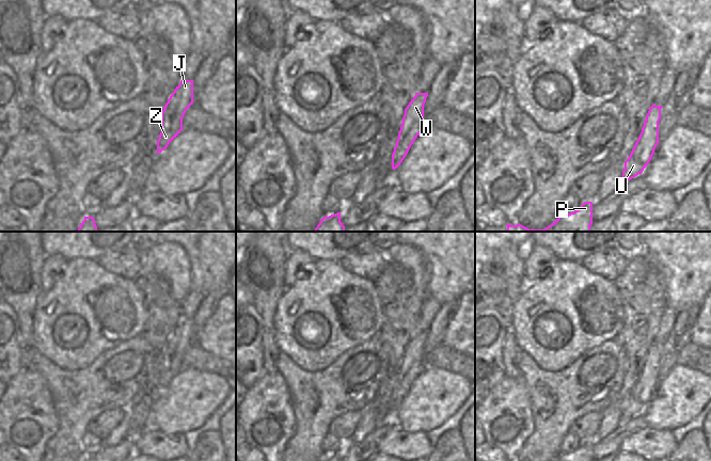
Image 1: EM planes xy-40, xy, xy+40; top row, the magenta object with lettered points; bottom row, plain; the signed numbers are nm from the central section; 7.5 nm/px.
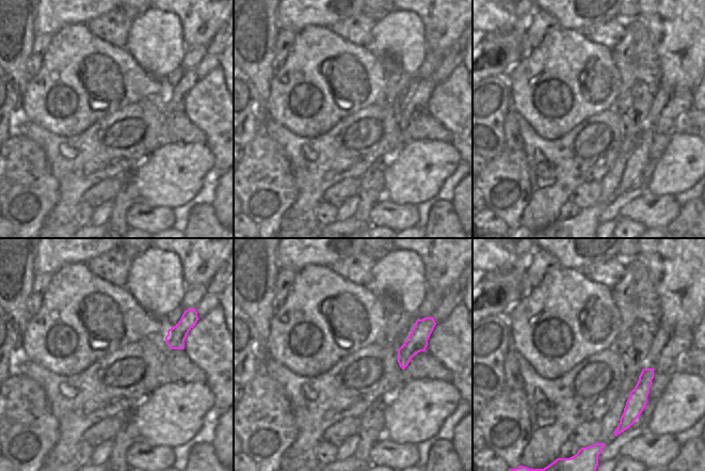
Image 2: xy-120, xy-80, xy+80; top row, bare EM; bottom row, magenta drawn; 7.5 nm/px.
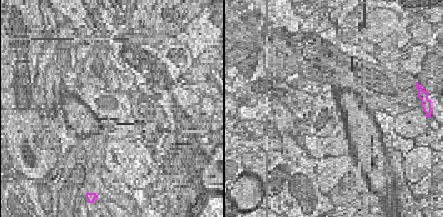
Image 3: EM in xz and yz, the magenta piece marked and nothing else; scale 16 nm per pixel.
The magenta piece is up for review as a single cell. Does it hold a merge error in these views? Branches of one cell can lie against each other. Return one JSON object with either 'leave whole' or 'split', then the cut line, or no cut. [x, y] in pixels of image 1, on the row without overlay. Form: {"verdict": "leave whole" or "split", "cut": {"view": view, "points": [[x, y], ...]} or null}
{"verdict": "leave whole", "cut": null}

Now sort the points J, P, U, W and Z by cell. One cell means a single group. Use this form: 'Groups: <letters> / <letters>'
Groups: J P U W Z

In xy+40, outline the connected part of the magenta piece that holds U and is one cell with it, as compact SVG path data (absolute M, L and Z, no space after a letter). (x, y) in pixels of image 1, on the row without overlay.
M662 345L650 346L642 371L629 395L625 400L622 420L630 419L642 413L650 401L659 380L659 361L661 359Z

